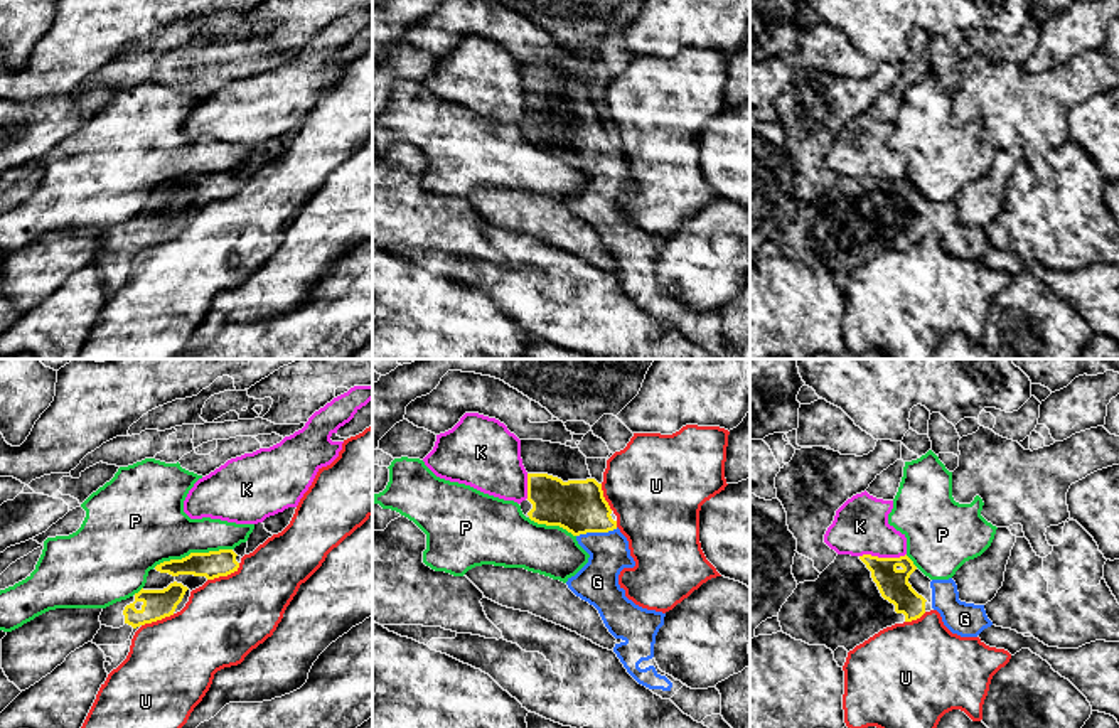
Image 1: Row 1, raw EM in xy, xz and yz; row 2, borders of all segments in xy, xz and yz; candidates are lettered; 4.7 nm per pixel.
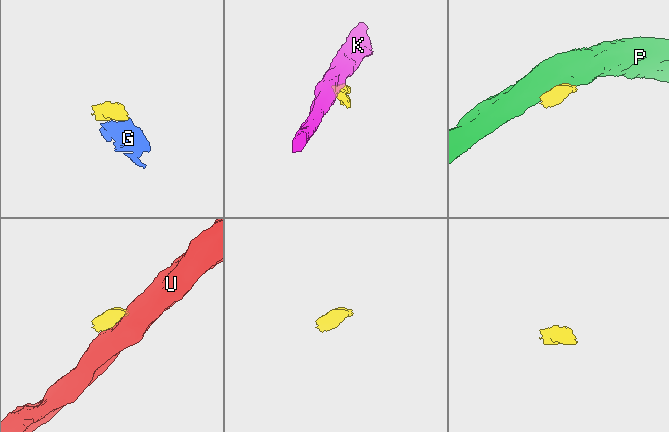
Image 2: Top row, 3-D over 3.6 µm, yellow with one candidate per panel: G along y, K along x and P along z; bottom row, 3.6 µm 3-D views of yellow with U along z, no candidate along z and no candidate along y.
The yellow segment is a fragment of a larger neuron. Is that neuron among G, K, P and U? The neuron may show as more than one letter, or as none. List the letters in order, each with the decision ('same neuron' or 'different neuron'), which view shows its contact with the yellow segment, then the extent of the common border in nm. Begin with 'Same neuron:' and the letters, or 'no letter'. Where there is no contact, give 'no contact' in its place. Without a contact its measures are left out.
Same neuron: G
G: same neuron; meets yellow in xz; contact 200 nm long
K: different neuron; meets yellow in yz; contact 220 nm long
P: different neuron; meets yellow in xy; contact 380 nm long
U: different neuron; meets yellow in xy; contact 180 nm long

